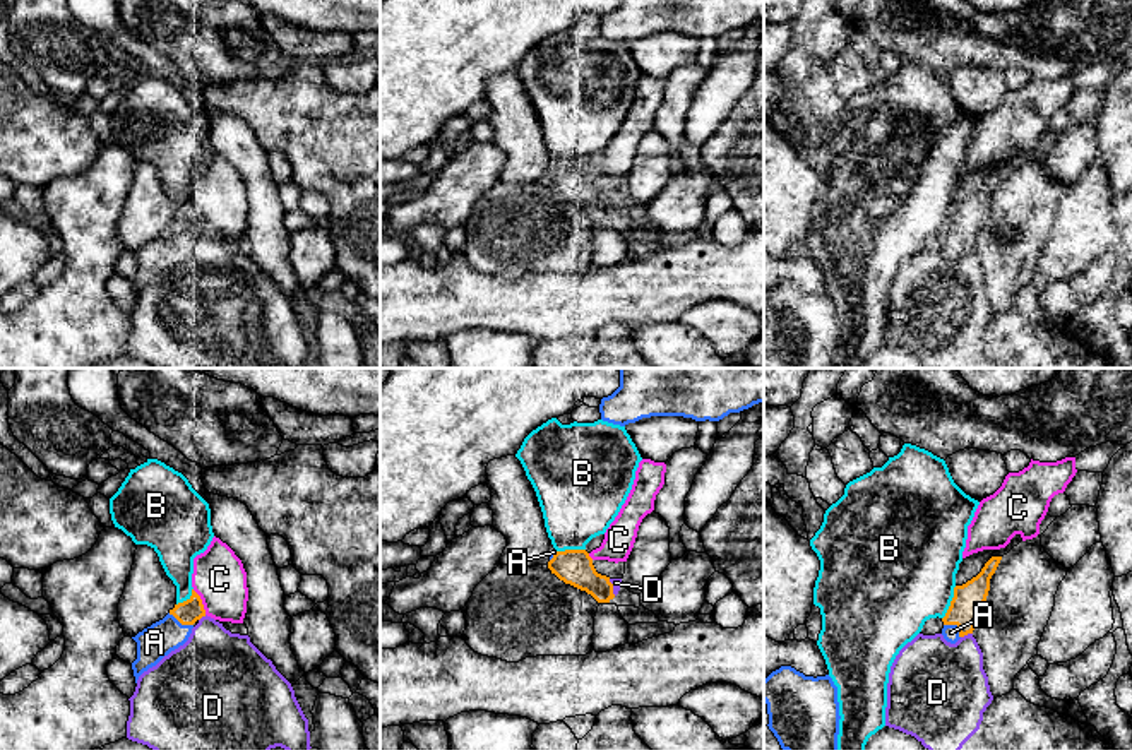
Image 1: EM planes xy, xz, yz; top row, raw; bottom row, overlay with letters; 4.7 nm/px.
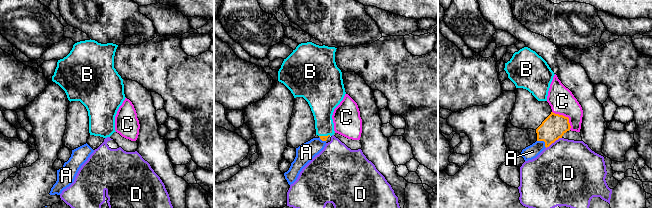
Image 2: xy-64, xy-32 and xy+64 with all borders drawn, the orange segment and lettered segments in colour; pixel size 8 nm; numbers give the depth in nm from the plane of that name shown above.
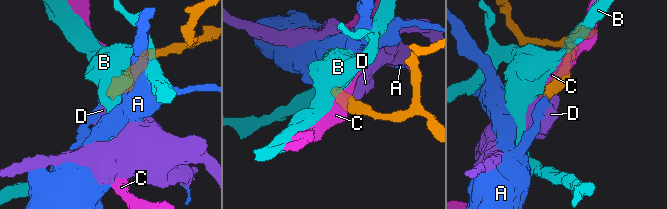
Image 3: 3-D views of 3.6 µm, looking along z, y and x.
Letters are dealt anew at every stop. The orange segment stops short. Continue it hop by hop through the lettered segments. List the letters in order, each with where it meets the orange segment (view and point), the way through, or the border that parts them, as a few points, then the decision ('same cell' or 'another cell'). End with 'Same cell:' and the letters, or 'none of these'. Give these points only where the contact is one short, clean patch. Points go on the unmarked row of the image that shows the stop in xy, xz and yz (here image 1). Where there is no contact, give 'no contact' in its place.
A: contact yz (956, 240); same cell
B: contact yz (951, 220); another cell
C: contact xy (201, 218); another cell
D: contact yz (966, 250); another cell
Same cell: A

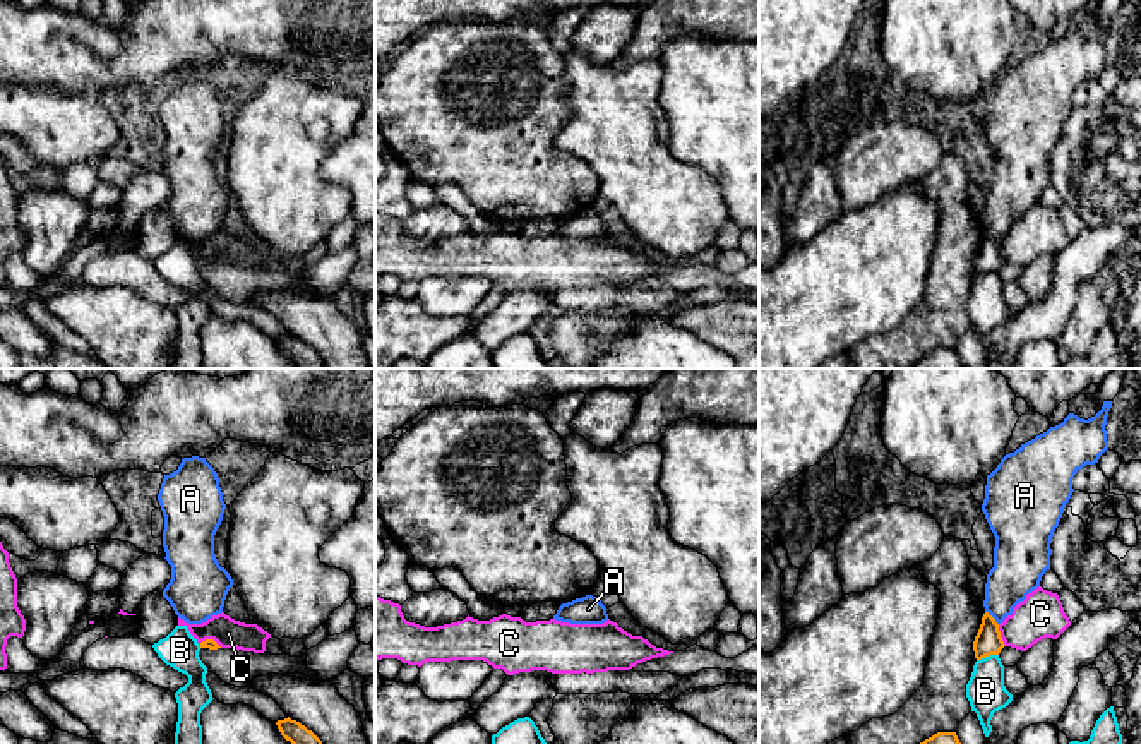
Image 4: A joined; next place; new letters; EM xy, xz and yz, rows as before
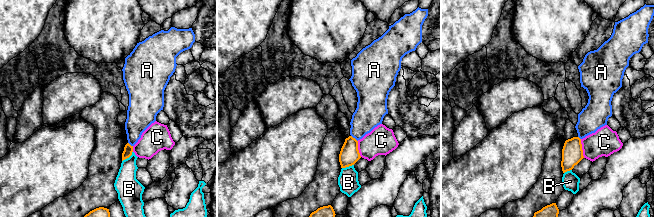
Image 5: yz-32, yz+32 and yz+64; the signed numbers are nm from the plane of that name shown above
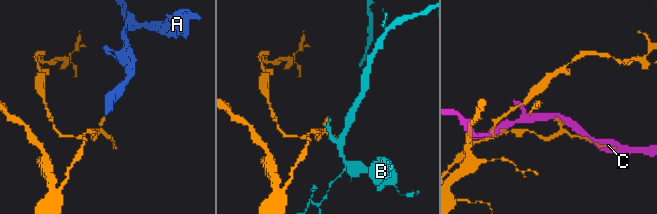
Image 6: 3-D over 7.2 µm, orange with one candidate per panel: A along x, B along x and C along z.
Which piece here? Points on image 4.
A: contact yz (992, 234); border yz (985, 227), (997, 240); another cell
B: contact yz (987, 271); border yz (997, 270), (977, 276); another cell
C: contact yz (999, 251); another cell
Same cell: none of these

